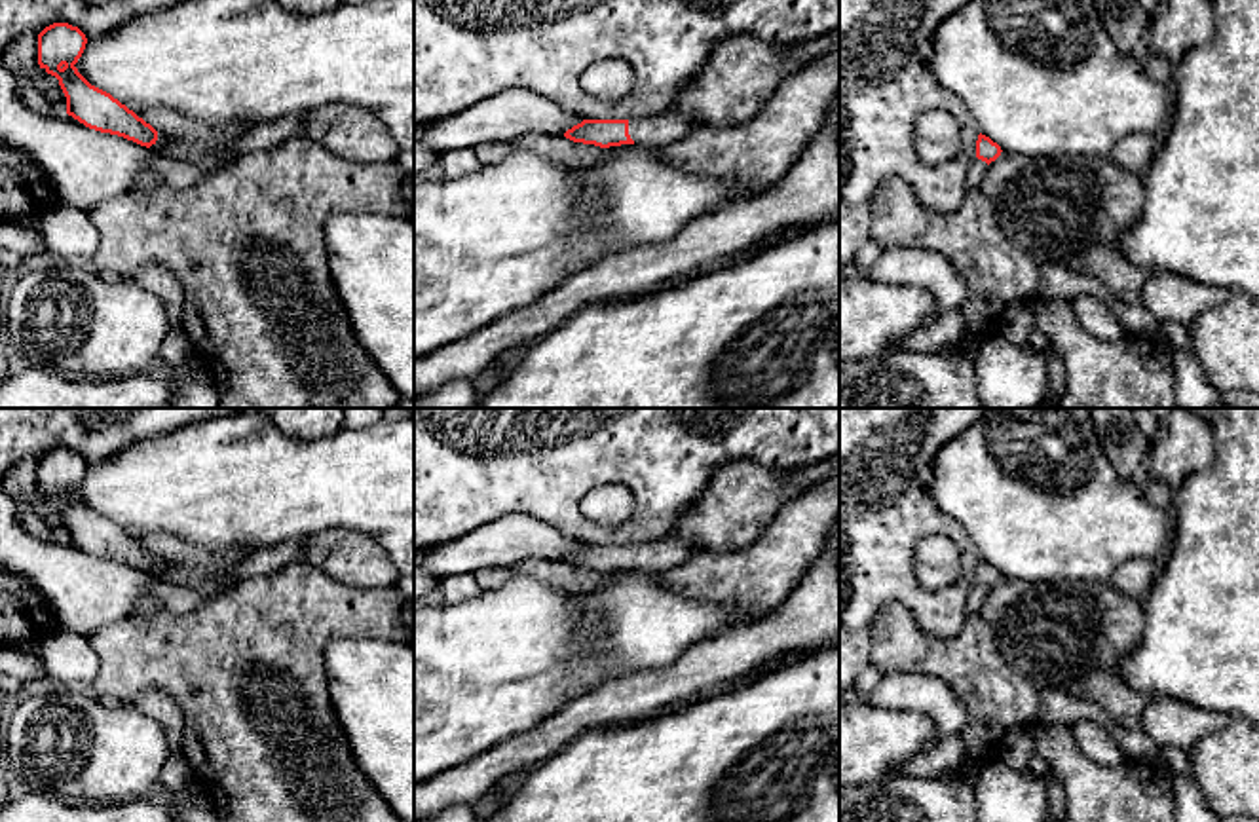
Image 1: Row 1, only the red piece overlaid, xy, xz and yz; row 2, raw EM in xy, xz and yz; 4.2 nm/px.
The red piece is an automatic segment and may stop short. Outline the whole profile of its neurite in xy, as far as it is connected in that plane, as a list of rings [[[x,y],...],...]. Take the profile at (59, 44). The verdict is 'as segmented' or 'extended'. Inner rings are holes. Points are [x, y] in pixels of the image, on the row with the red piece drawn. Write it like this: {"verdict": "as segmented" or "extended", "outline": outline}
{"verdict": "as segmented", "outline": [[[53,23],[38,34],[38,65],[59,80],[66,114],[89,129],[150,148],[158,131],[110,93],[91,85],[74,66],[85,44],[85,34],[68,23]]]}

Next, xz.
{"verdict": "extended", "outline": [[[678,114],[634,120],[583,120],[564,133],[566,139],[600,148],[642,144],[657,150],[682,140],[697,123]]]}

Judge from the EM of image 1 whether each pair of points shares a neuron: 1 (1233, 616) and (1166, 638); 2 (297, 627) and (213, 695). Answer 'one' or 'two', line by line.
1: one
2: one

